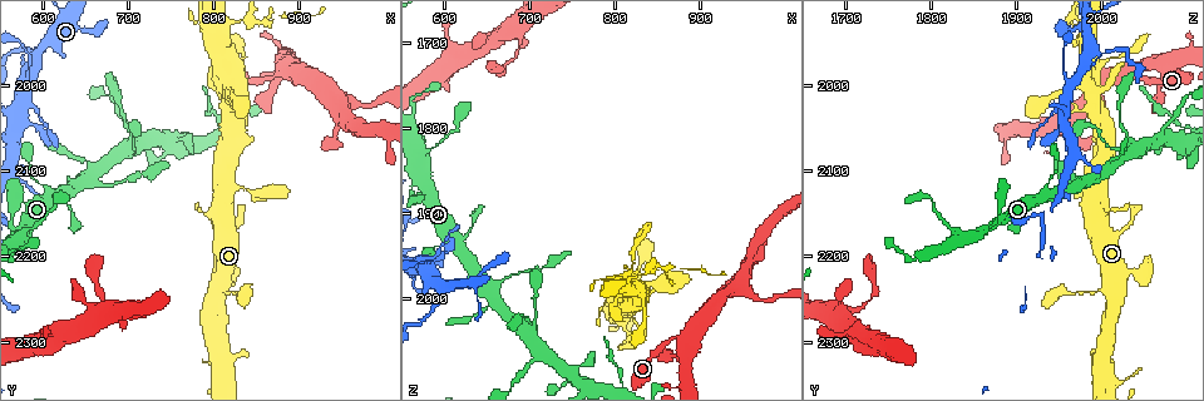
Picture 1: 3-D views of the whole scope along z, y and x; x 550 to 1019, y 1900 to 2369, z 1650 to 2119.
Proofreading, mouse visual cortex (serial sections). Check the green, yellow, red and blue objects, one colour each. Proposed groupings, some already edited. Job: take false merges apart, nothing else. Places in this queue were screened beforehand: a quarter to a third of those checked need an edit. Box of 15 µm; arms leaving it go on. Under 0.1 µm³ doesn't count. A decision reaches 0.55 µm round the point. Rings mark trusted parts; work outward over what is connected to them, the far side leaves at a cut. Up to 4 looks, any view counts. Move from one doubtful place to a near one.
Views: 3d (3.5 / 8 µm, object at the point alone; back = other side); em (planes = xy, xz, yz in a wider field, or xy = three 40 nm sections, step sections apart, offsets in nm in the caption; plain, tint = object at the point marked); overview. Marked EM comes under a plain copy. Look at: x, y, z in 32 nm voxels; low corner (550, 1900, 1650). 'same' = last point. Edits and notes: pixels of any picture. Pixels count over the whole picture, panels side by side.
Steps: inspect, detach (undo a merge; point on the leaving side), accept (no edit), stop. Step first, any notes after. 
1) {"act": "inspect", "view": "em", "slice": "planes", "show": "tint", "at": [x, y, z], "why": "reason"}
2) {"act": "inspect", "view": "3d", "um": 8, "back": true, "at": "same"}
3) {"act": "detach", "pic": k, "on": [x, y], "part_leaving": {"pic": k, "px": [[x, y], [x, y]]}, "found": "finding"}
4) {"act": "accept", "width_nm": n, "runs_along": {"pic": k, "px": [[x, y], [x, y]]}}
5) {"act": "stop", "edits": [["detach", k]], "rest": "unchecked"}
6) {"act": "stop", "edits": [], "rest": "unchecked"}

{"act": "inspect", "view": "em", "slice": "xy", "step": 5, "show": "tint", "at": [875, 1985, 2045], "why": "narrows sharply"}

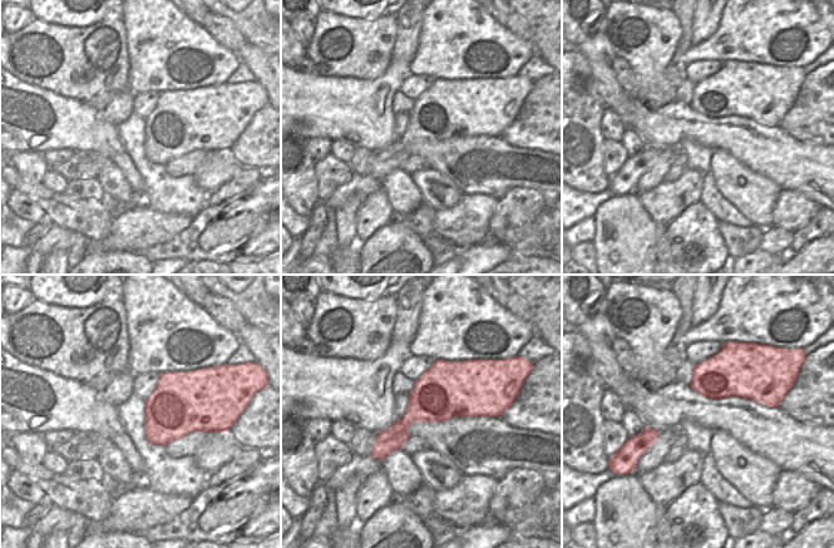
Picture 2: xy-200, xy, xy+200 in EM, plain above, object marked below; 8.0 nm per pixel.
{"act": "inspect", "view": "3d", "um": 3.5, "back": true, "at": "same", "why": "wider look"}

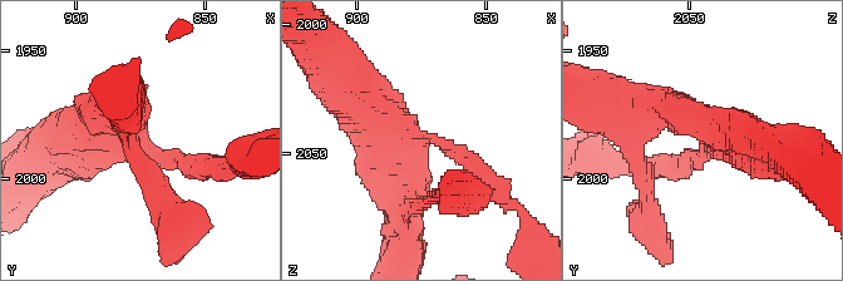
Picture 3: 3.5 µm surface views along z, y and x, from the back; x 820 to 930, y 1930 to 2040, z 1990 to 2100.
{"act": "accept", "runs_along": {"pic": 3, "px": [[476, 171], [387, 119], [353, 80]]}, "found": "continuous, no second cell"}

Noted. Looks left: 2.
{"act": "inspect", "view": "3d", "um": 3.5, "at": [595, 1955, 1990], "why": "thin arm on a thick one"}

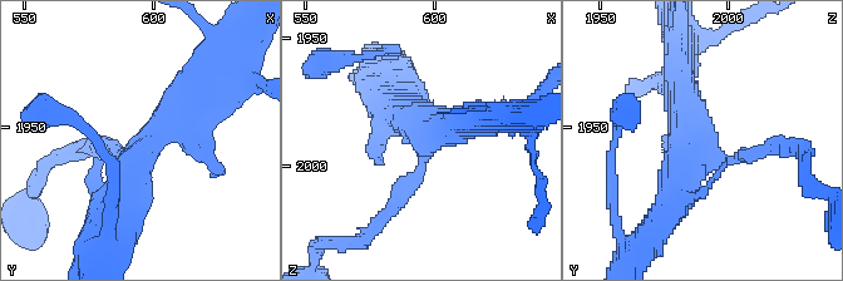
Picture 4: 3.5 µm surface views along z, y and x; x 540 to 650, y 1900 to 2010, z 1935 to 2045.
{"act": "inspect", "view": "em", "slice": "xy", "step": 1, "show": "tint", "at": [595, 1959, 1988]}

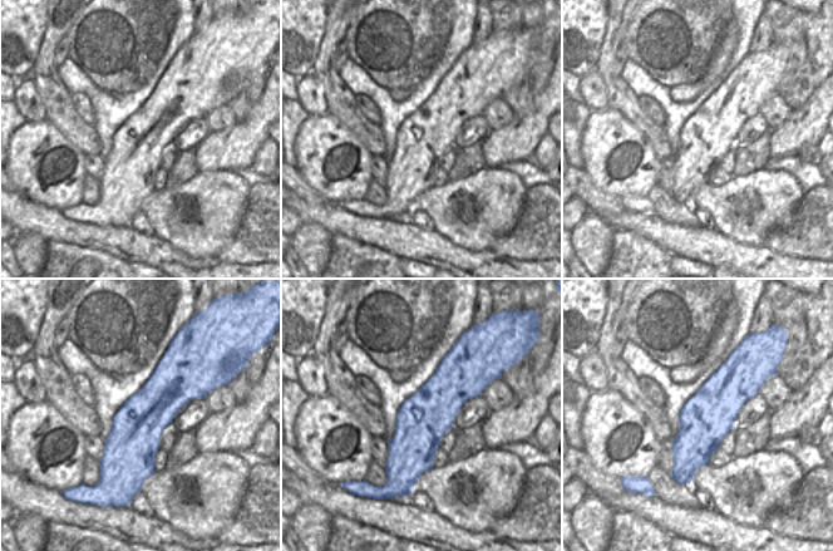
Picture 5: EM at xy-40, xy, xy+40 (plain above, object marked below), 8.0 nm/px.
{"act": "accept", "arms": 3, "arm_widths_nm": [200, 450, 500], "runs_along": {"pic": 4, "px": [[203, 97], [149, 139], [107, 221]]}, "found": "continuous, no second cell"}

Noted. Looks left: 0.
{"act": "stop", "edits": [], "rest": "unchecked"}

